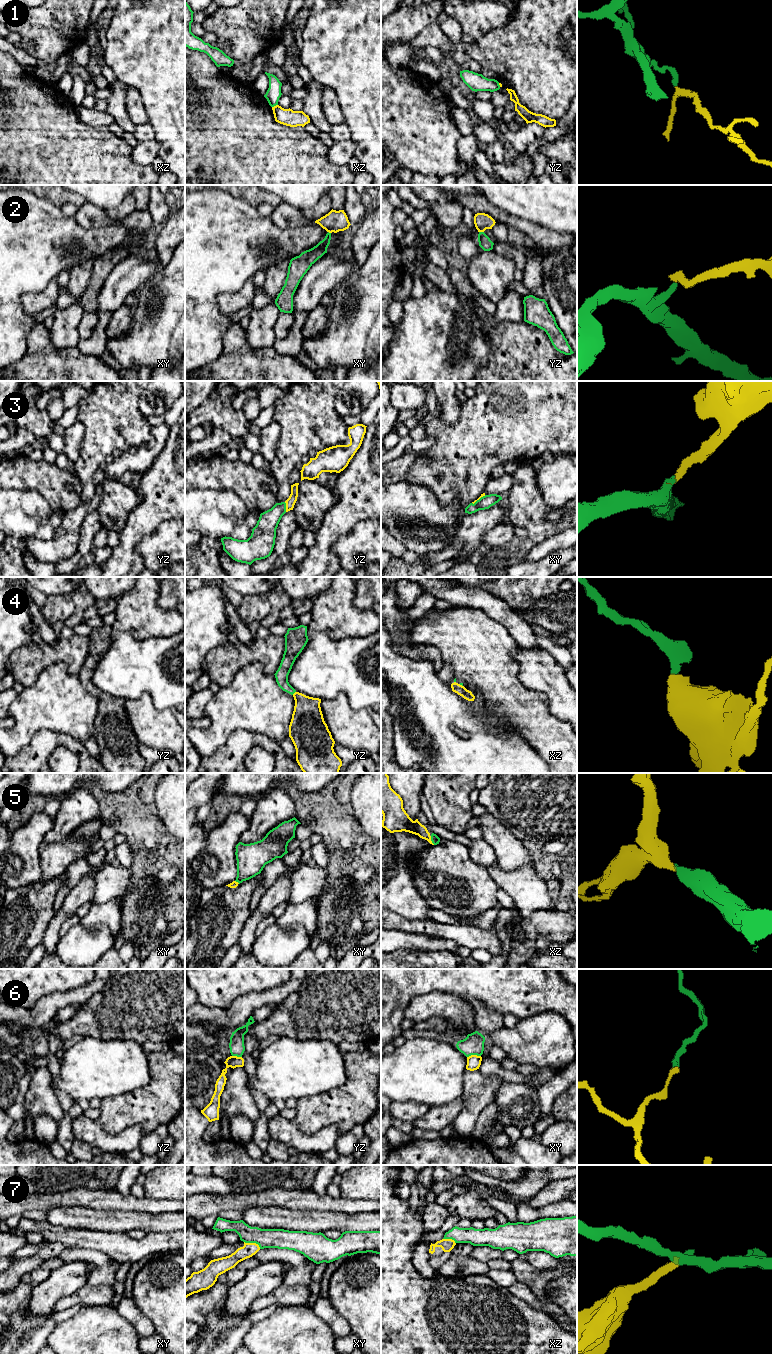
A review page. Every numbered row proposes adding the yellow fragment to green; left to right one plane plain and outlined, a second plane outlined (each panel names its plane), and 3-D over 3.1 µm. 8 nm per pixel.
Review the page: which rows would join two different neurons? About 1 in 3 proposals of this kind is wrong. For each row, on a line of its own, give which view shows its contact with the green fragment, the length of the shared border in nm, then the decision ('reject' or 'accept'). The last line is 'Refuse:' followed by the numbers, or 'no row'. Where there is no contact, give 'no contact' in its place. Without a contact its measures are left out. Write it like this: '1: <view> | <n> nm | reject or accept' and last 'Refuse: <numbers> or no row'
1: xz | 50 nm | reject
2: yz | 40 nm | reject
3: yz | 80 nm | accept
4: yz | 40 nm | accept
5: xz | 80 nm | accept
6: xy | 110 nm | reject
7: xy | 150 nm | accept
Refuse: 1, 2, 6

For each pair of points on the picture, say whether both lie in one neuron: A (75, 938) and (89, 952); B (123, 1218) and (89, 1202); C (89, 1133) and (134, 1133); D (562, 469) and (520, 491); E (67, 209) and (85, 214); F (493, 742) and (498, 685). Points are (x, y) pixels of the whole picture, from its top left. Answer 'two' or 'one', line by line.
A: one
B: two
C: one
D: two
E: two
F: two

